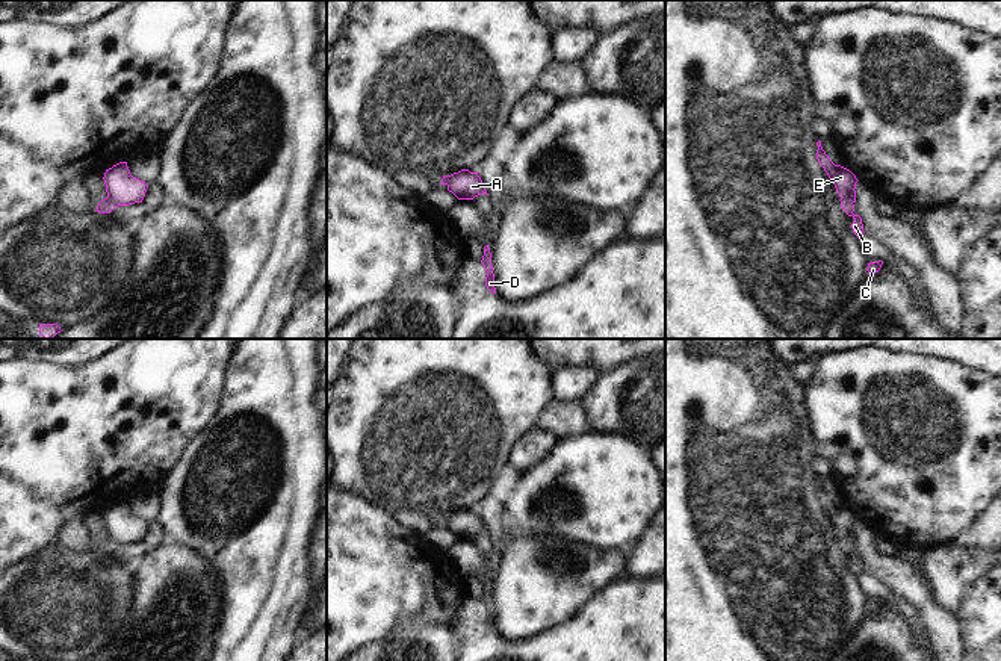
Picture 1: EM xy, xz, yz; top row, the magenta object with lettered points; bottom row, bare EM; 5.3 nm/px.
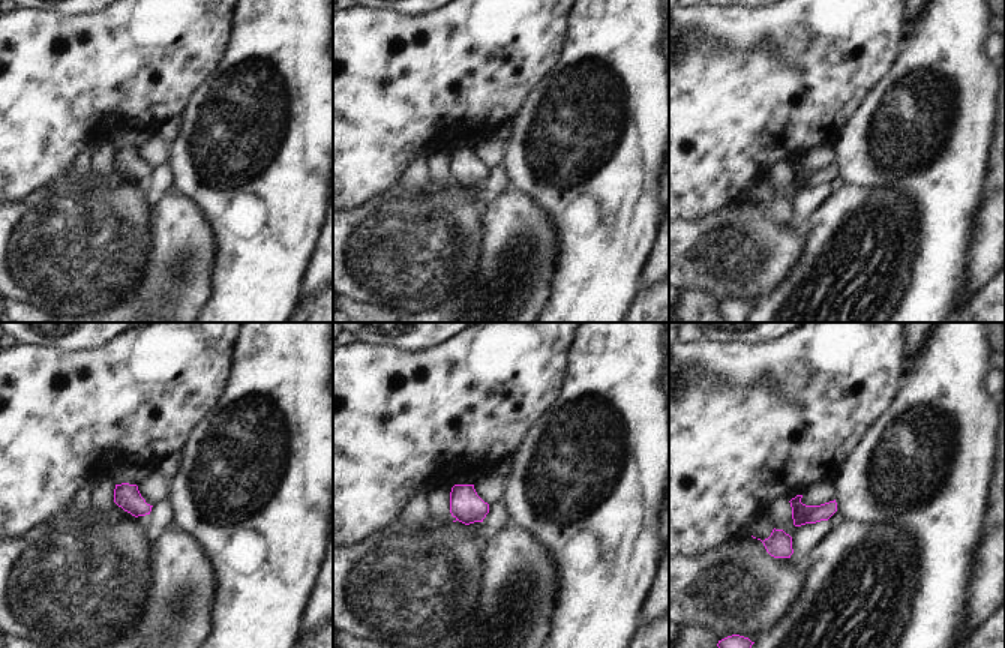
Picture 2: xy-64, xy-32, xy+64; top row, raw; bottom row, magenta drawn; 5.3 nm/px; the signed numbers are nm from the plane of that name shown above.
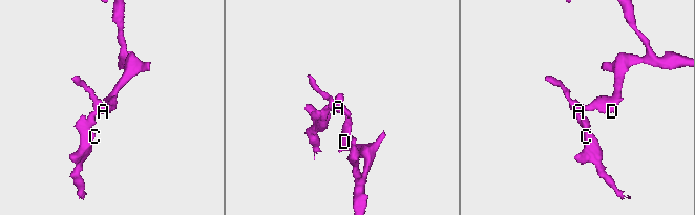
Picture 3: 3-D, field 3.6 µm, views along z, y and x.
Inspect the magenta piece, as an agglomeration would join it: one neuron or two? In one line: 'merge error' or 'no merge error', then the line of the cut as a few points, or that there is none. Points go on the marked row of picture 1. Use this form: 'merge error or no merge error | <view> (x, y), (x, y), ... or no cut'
merge error | yz (841, 197), (852, 203)

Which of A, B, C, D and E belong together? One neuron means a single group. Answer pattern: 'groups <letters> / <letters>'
groups A D E / B C

